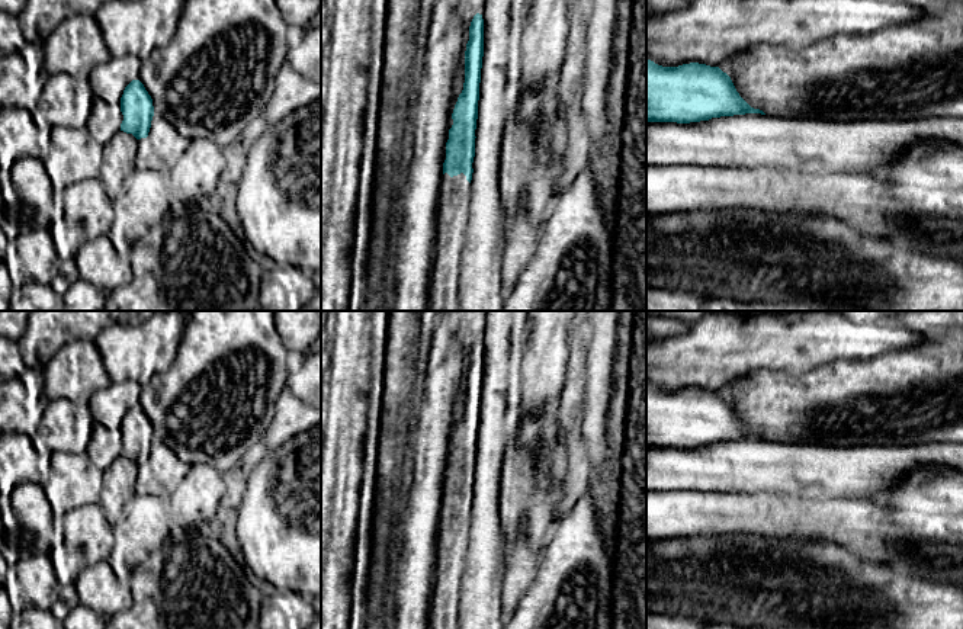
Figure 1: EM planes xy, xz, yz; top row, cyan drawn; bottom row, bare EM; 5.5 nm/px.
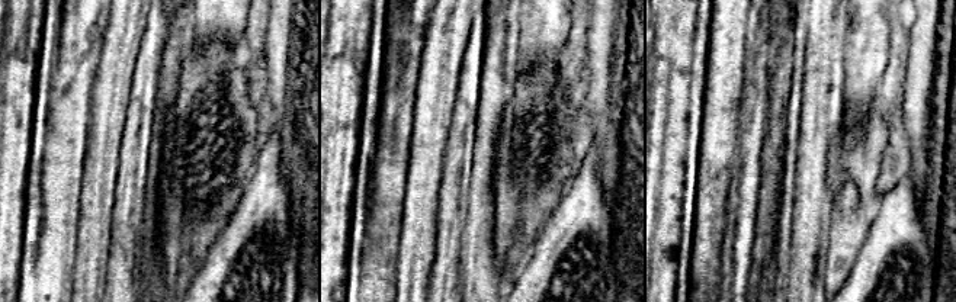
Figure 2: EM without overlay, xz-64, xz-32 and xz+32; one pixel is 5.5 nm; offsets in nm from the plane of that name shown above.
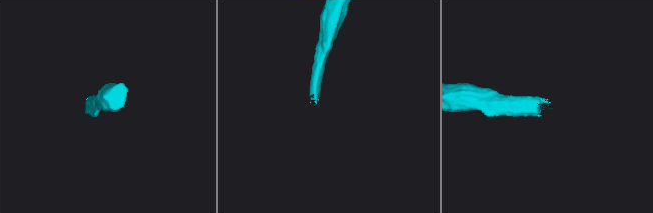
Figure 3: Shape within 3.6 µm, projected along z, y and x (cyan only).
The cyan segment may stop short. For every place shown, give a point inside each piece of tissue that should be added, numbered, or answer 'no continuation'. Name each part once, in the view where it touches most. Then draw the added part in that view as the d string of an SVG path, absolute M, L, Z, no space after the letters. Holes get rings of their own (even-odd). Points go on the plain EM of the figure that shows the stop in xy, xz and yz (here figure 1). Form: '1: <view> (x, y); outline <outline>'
1: xz (455, 522); outline M463 498L442 503L436 584L430 600L427 629L459 629L458 587L465 569L471 508Z

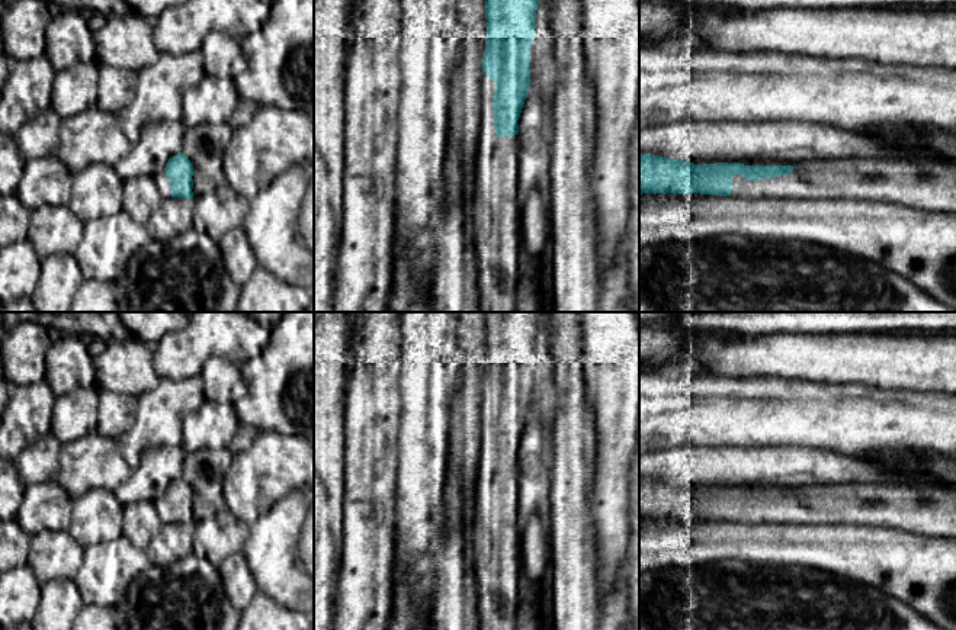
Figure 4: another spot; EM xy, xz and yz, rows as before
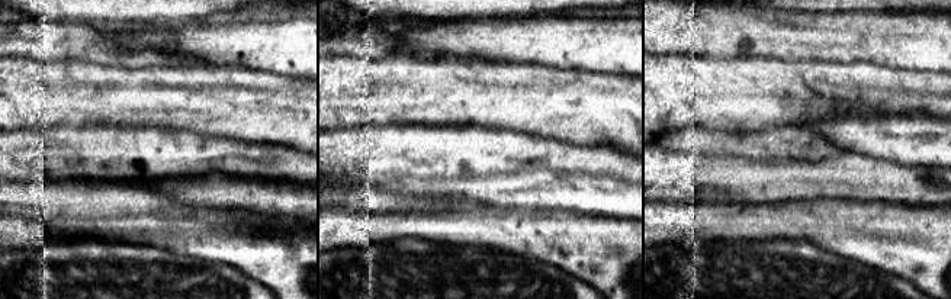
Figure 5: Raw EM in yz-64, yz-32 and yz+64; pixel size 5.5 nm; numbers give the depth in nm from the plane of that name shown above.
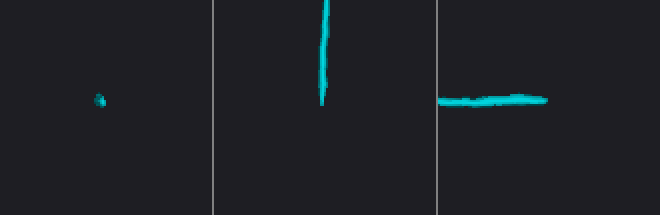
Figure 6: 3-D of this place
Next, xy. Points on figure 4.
1: xy (160, 504); outline M163 495L158 499L155 499L154 507L155 507L163 524L171 523L170 507L169 507L169 504L166 501L166 495Z

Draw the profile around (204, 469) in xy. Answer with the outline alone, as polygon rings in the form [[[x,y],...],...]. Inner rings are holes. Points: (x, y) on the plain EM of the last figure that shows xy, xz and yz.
[[[228,449],[196,450],[185,454],[182,478],[193,489],[193,520],[202,521],[225,508],[222,480],[232,454]]]

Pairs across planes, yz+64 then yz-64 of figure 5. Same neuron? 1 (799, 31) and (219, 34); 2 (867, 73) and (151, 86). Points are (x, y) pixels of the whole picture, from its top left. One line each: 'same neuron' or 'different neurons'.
1: same neuron
2: same neuron

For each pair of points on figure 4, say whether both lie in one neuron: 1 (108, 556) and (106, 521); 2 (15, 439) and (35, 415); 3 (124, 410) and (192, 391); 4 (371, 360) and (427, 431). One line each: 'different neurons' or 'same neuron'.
1: different neurons
2: same neuron
3: different neurons
4: different neurons

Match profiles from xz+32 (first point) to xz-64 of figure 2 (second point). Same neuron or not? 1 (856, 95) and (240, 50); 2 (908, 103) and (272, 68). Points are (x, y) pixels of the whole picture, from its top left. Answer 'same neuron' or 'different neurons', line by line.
1: different neurons
2: same neuron

